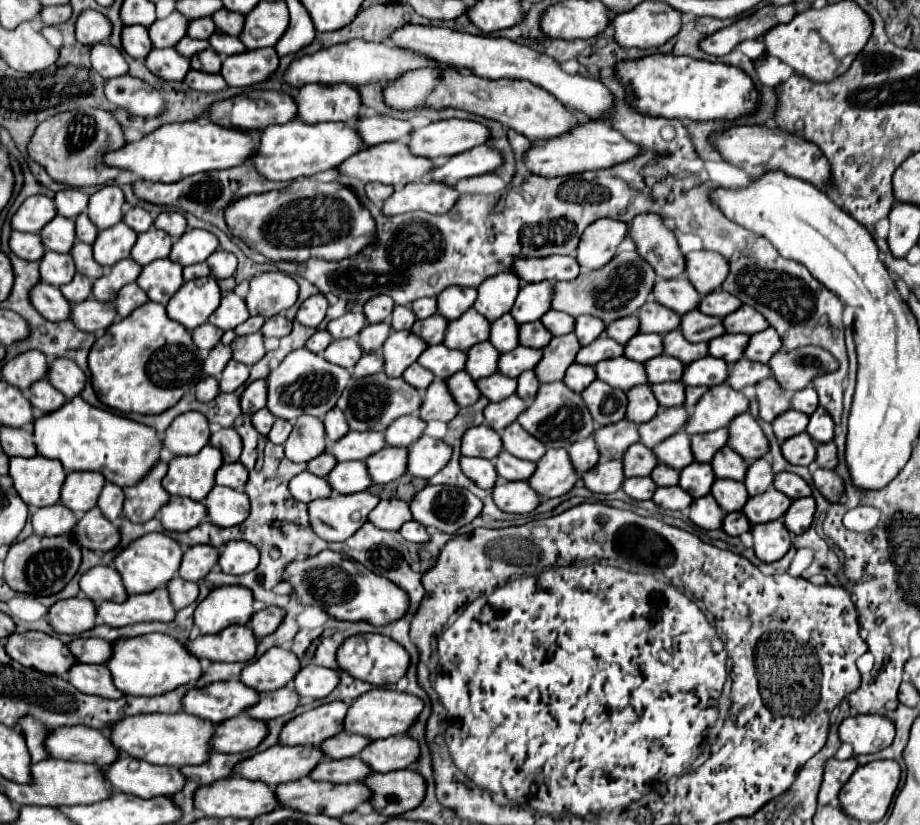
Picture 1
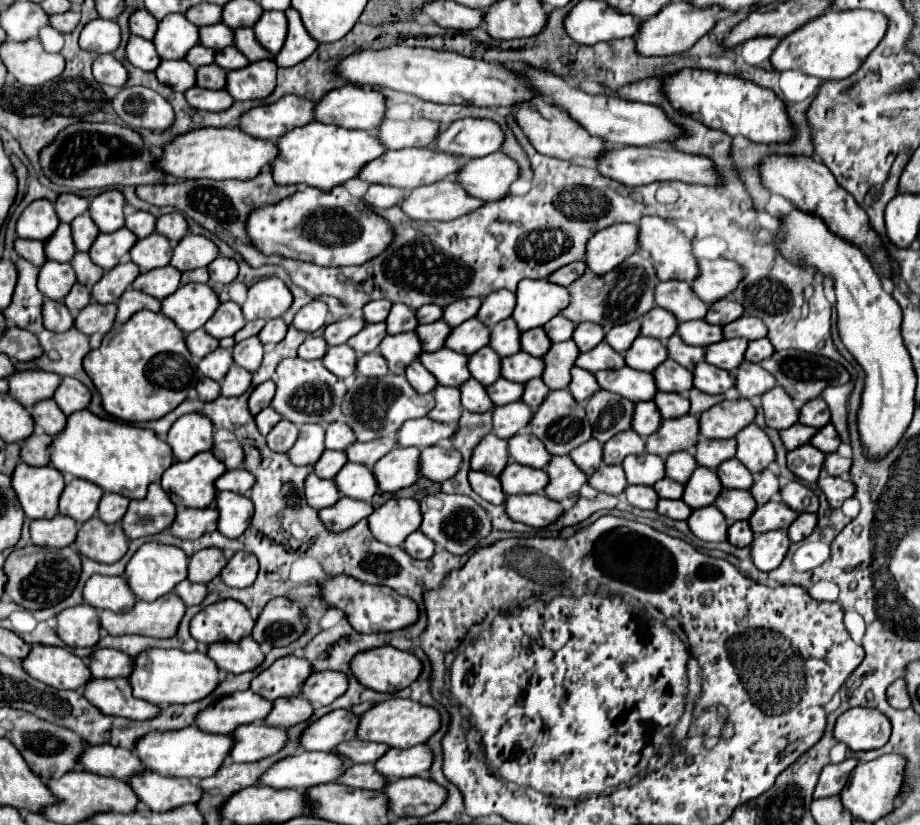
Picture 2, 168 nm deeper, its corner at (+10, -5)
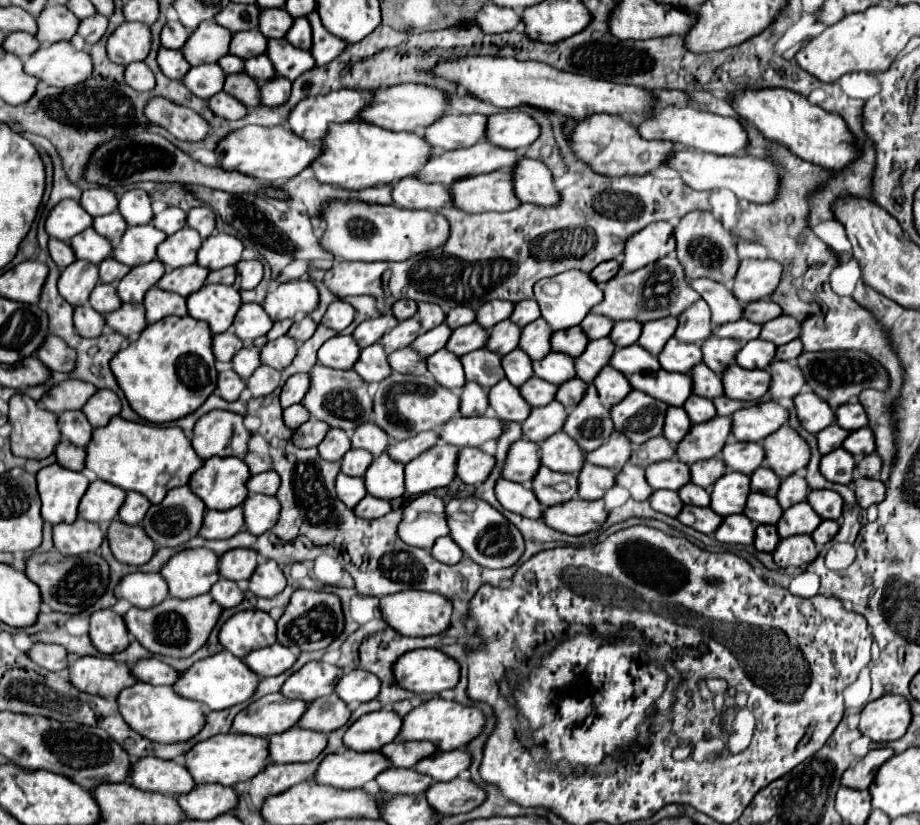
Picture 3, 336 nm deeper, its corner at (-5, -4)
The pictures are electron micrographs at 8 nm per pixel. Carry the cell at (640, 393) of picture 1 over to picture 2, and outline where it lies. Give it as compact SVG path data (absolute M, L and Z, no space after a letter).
M644 401L644 403L636 405L636 417L632 421L632 429L638 435L648 437L648 435L656 433L660 423L662 423L662 417L660 417L660 411L656 409L654 401Z

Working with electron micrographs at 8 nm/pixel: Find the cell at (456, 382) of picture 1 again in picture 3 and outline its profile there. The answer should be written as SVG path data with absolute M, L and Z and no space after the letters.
M505 378L489 390L489 406L495 410L497 418L513 422L523 422L531 410L531 406L521 398L519 388Z

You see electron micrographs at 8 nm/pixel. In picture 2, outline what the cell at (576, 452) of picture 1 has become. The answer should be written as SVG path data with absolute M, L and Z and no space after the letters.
M590 439L586 441L584 445L576 447L572 453L570 453L570 459L586 473L586 475L592 475L600 463L602 463L602 443L596 441L596 439Z

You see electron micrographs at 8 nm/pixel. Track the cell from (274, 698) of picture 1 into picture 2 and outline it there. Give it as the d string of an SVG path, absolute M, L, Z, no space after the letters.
M298 695L298 697L274 701L274 709L266 723L272 727L290 729L302 721L308 721L312 715L314 715L314 707L310 705L310 701L306 697Z

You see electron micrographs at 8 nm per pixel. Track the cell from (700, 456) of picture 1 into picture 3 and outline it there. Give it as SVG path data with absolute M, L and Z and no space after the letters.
M729 440L721 454L723 454L723 462L727 470L735 470L743 474L751 474L755 468L763 464L763 458L765 458L761 444L757 442L741 444L737 440Z

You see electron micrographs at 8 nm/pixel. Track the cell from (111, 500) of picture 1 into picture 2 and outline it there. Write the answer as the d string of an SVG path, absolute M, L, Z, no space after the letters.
M106 493L100 501L100 509L98 509L98 517L104 521L104 523L116 523L120 521L126 511L128 511L128 503L130 499L128 497L120 497L116 493Z

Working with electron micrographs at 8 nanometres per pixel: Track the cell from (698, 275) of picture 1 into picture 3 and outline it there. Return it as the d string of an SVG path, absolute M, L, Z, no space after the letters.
M741 260L739 270L733 278L733 288L737 300L751 304L769 296L781 278L781 264L775 260Z

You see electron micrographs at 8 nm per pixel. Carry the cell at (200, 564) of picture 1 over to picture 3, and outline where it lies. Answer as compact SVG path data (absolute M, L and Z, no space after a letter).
M249 548L227 550L219 556L219 576L227 580L249 580L251 572L257 566L257 552Z

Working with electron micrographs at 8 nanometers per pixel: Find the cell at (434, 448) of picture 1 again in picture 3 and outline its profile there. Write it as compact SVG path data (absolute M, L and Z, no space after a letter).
M461 448L459 464L455 466L455 472L457 472L457 478L461 478L465 484L477 486L485 482L493 464L495 464L495 458L489 454L483 454L479 448Z

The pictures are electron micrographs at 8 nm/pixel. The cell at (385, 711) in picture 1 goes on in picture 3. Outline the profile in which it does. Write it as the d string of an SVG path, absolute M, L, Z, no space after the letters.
M435 696L417 708L413 708L407 716L403 716L403 730L399 730L401 740L431 740L439 750L453 750L465 746L471 738L475 738L483 728L483 714L477 708L461 706L453 700L443 700Z

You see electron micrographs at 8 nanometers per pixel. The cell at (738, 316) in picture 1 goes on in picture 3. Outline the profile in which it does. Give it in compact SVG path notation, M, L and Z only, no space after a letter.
M777 316L775 320L769 320L763 324L763 332L759 332L761 340L769 340L775 346L787 344L799 336L799 322L791 316Z

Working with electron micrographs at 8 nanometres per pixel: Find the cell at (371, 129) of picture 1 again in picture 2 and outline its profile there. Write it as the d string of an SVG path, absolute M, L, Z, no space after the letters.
M386 119L380 127L380 141L388 149L406 149L406 147L432 147L440 133L440 123L430 119L408 119L392 121Z

